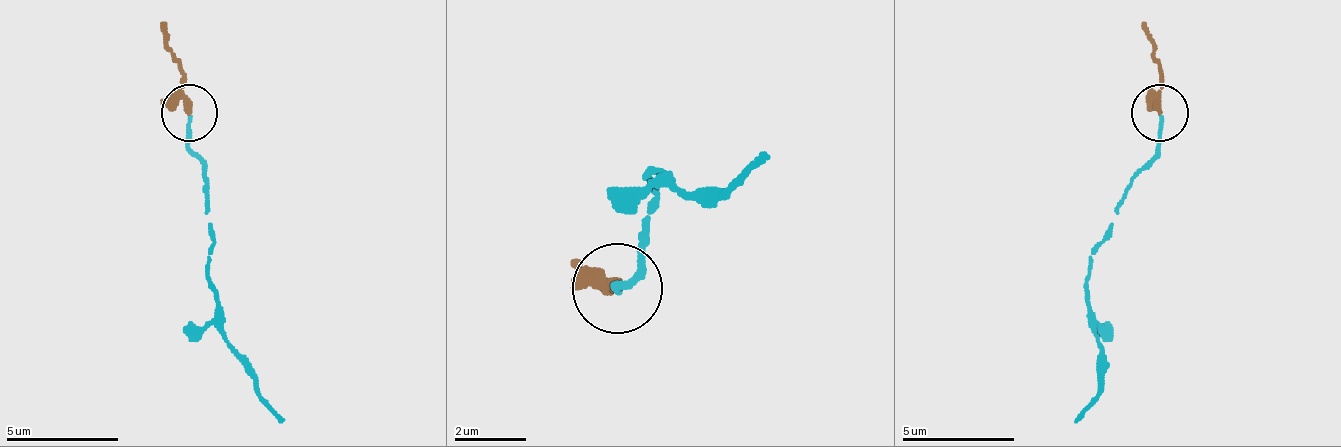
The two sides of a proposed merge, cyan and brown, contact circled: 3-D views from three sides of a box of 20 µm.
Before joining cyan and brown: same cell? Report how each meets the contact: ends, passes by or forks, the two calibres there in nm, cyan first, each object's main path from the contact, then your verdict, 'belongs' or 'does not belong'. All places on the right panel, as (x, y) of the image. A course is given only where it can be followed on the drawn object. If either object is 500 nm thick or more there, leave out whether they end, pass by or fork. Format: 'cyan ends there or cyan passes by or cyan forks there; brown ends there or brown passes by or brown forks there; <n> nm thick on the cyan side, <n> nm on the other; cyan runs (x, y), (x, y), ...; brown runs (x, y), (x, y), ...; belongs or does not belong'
cyan ends there; brown passes by; 150 nm thick on the cyan side, 200 nm on the other; cyan runs (1161, 117), (1161, 151), (1133, 179), (1088, 292), (1088, 325), (1099, 393), (1076, 421); brown runs (1161, 111), (1161, 61), (1144, 21); belongs

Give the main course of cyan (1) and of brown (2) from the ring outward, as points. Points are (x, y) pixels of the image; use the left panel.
1: (187, 117), (187, 151), (204, 179), (210, 292), (215, 325), (255, 393), (283, 421)
2: (187, 111), (182, 61), (159, 21)

